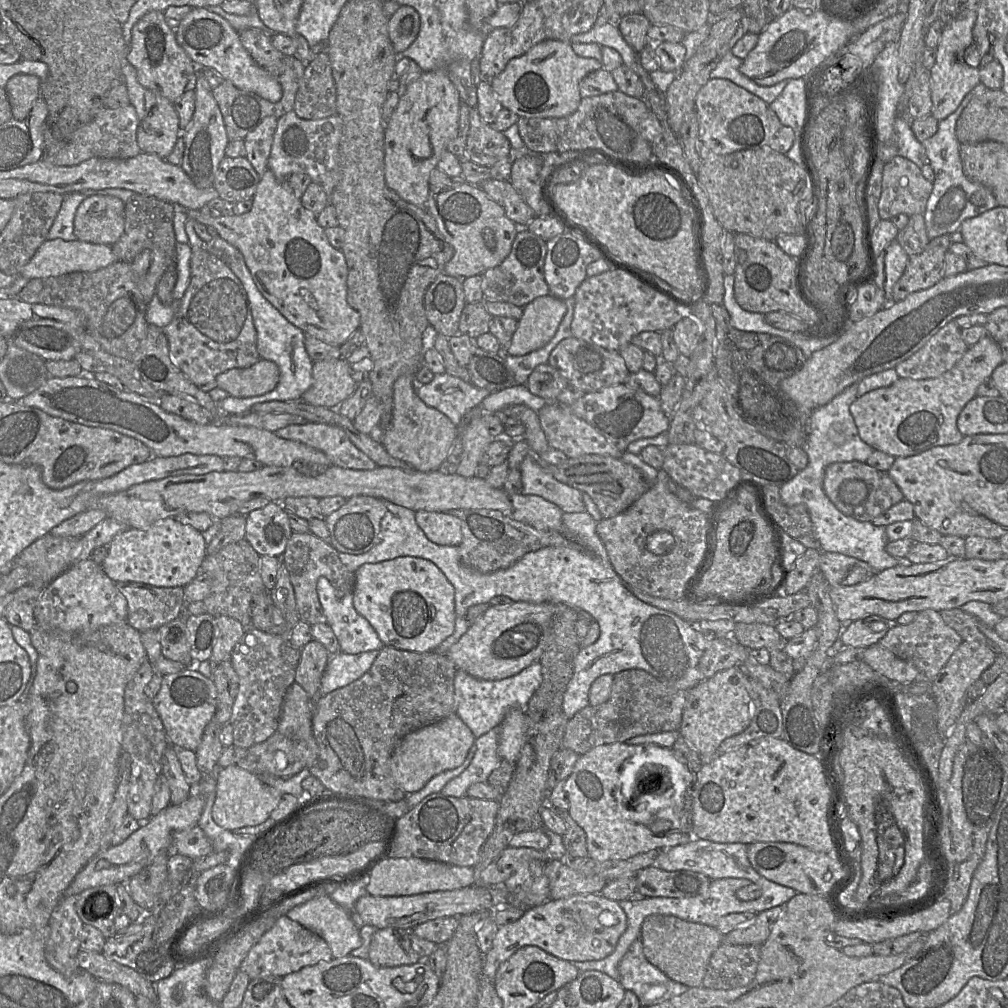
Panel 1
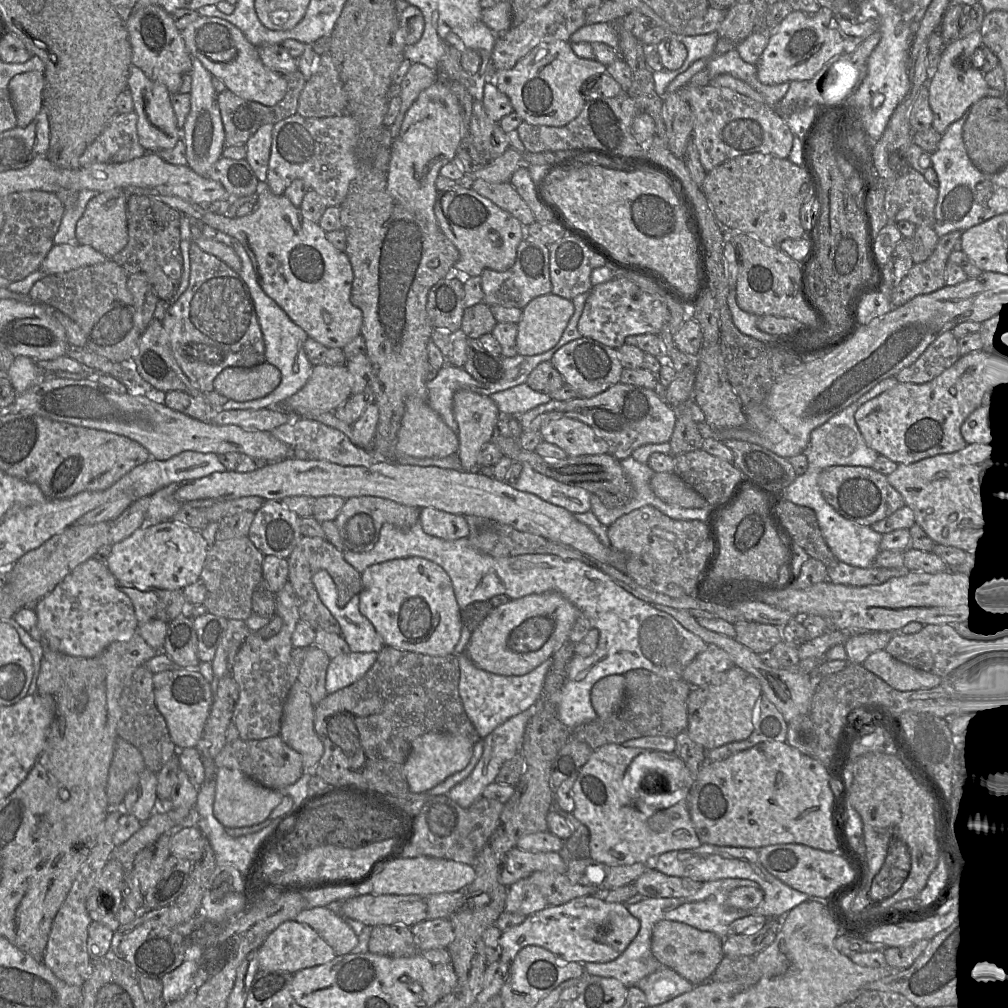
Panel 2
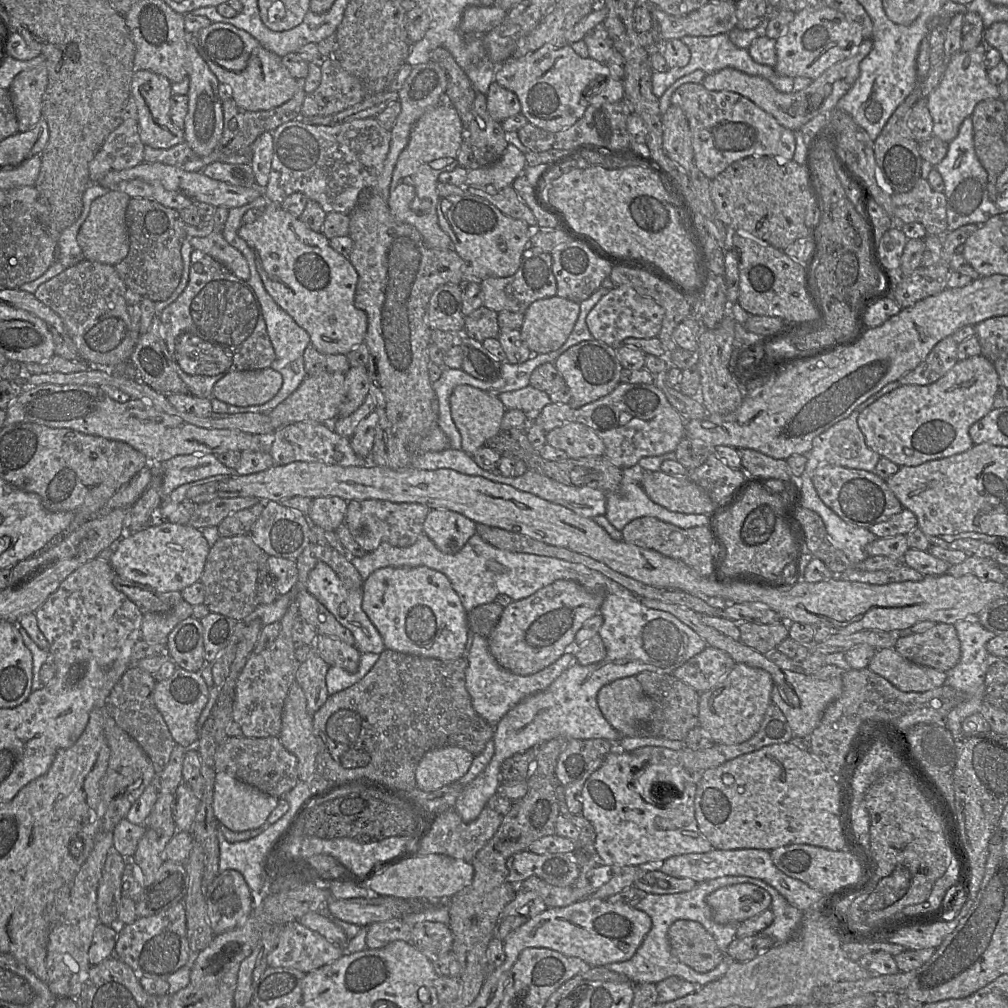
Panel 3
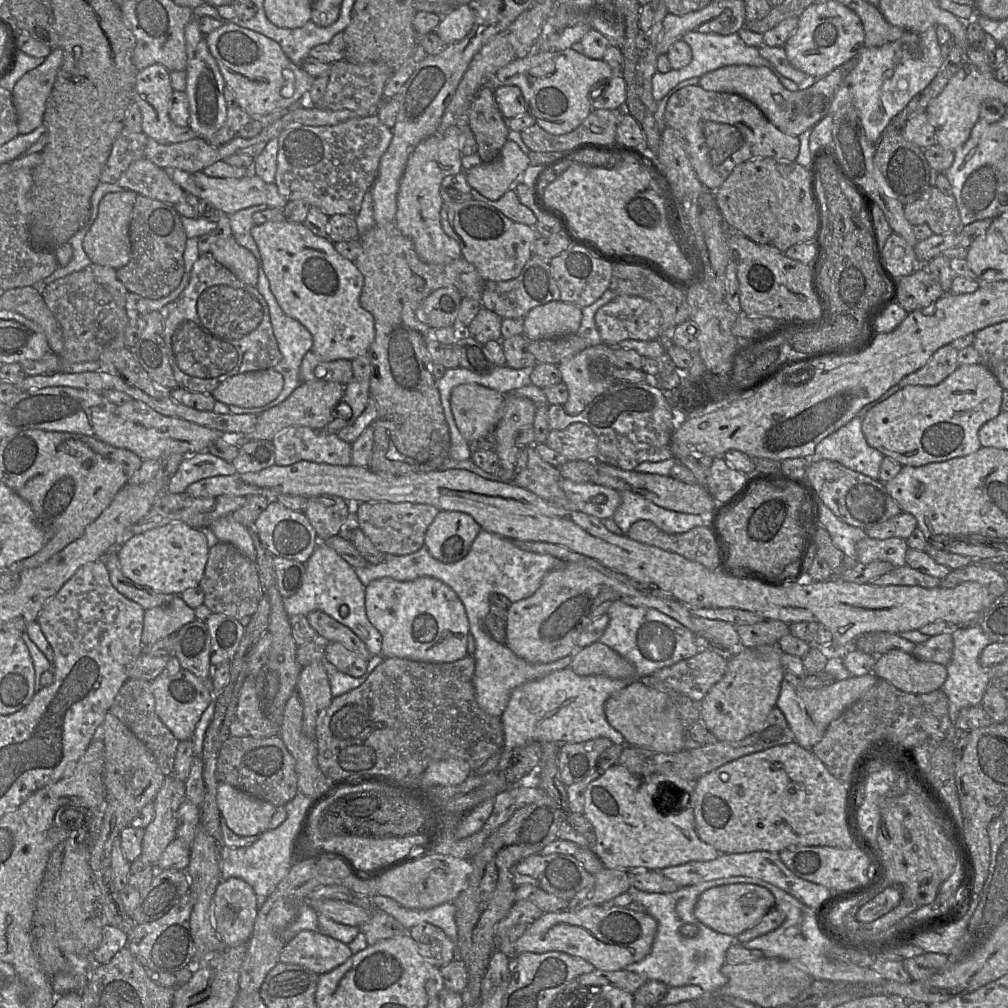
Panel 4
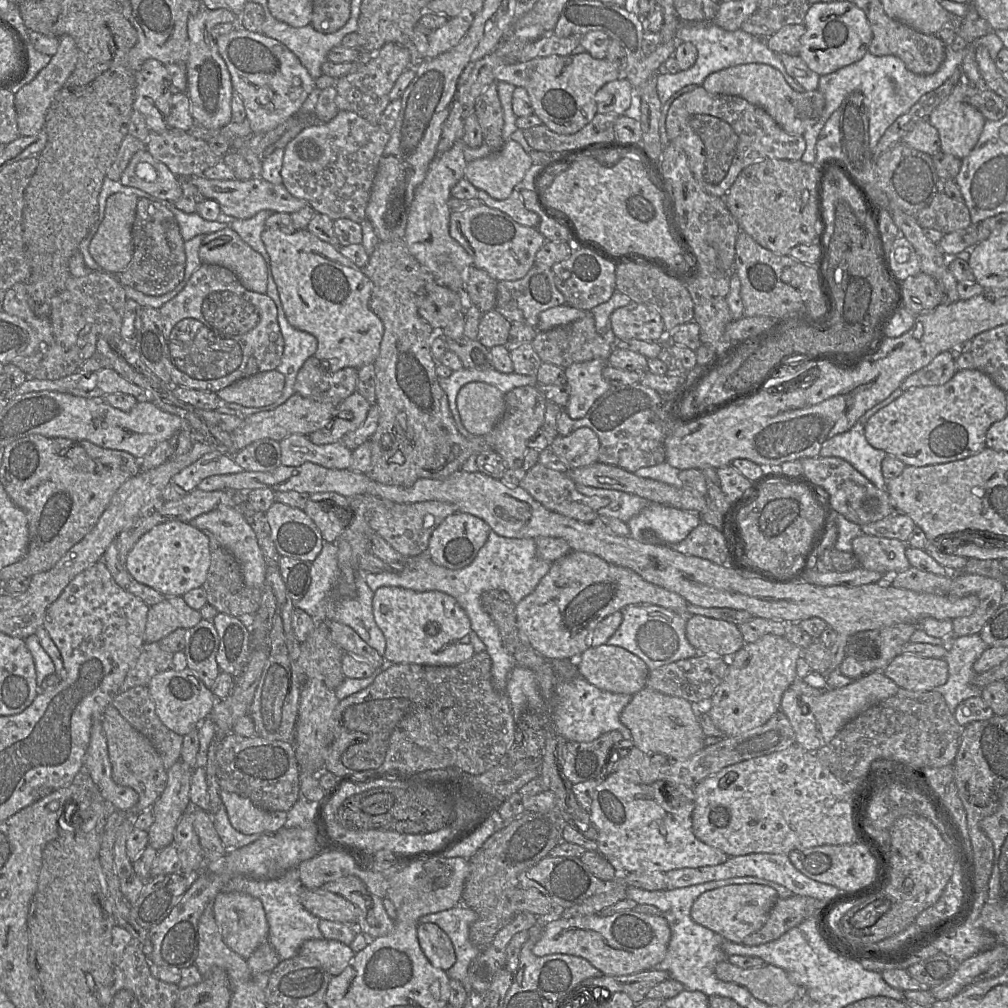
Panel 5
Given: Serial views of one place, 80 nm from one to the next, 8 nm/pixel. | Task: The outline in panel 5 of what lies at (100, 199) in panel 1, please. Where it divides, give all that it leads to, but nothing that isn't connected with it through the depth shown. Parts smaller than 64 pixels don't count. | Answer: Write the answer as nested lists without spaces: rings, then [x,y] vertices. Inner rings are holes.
[[[117,192],[108,197],[104,217],[89,244],[89,253],[98,266],[108,273],[117,274],[130,265],[133,258],[132,226],[136,216],[138,197]]]

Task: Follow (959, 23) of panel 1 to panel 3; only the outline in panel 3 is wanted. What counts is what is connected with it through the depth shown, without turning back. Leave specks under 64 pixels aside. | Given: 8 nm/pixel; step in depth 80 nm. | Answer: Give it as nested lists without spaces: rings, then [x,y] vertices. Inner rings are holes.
[[[982,41],[971,51],[960,50],[949,60],[938,86],[927,97],[927,108],[933,121],[933,135],[950,143],[958,134],[962,122],[971,117],[975,106],[984,100],[999,99],[998,86],[987,76],[984,55],[988,45]]]

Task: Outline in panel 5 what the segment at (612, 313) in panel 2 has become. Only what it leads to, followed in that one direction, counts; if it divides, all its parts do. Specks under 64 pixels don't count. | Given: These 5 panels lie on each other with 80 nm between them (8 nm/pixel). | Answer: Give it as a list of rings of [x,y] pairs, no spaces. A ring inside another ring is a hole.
[[[631,302],[616,309],[610,316],[610,324],[617,340],[658,341],[664,332],[659,311],[647,304]]]

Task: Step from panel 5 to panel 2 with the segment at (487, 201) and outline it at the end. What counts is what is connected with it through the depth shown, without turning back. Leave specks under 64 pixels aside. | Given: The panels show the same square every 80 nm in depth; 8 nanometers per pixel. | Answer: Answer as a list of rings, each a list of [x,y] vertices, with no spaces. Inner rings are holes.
[[[477,179],[473,182],[471,188],[503,210],[509,212],[523,226],[528,227],[536,221],[532,210],[510,182],[490,183]]]

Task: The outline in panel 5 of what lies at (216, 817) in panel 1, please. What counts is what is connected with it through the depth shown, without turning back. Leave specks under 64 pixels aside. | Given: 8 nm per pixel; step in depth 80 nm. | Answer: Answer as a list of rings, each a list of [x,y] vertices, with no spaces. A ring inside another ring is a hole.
[[[221,790],[220,798],[227,810],[231,825],[237,831],[247,835],[265,833],[266,821],[270,812],[236,793]]]

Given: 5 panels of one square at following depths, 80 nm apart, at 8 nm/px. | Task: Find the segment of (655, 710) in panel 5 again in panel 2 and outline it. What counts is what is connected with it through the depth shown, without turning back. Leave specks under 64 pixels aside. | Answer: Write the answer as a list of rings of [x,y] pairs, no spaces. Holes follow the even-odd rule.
[[[609,675],[598,680],[592,687],[591,704],[598,717],[608,718],[620,709],[624,696],[624,675]]]

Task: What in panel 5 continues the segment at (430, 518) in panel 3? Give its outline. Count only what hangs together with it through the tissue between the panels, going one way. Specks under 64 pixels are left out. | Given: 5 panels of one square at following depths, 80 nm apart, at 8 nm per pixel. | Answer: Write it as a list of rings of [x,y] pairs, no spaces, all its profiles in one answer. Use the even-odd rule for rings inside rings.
[[[456,512],[446,517],[432,532],[426,553],[446,568],[464,568],[475,559],[490,531],[482,519]]]

